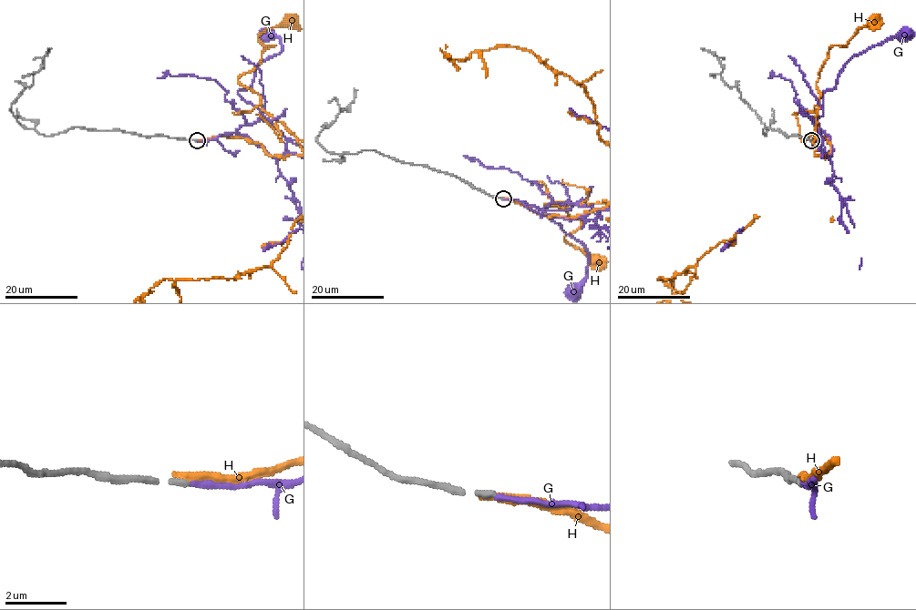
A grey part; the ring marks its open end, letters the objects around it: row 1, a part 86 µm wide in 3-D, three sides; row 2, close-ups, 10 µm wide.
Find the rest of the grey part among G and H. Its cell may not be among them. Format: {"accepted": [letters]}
{"accepted": ["G"]}

